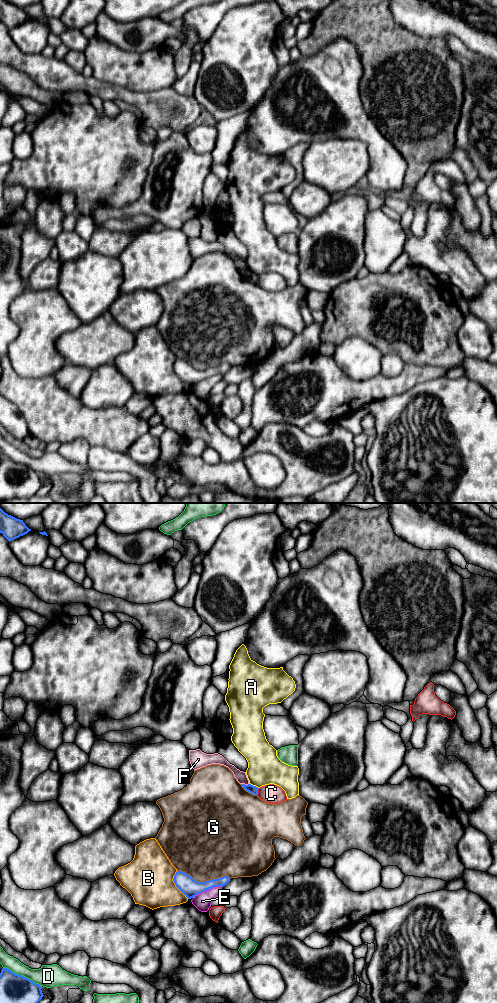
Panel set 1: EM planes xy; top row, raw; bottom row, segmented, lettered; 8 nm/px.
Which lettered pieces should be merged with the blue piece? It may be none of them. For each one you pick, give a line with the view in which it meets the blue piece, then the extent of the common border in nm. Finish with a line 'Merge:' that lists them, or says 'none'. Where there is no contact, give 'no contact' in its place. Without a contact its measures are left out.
Merge: none

